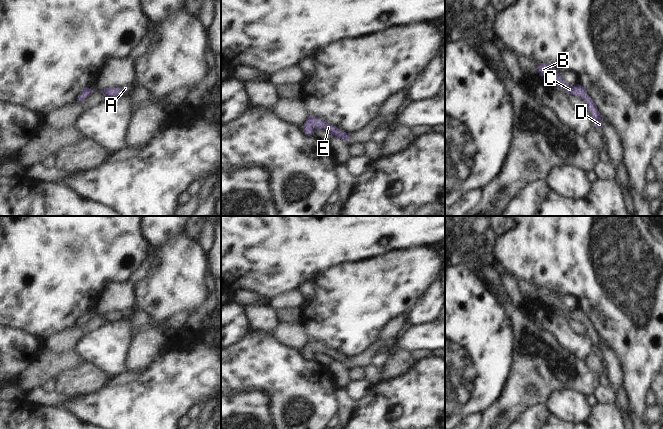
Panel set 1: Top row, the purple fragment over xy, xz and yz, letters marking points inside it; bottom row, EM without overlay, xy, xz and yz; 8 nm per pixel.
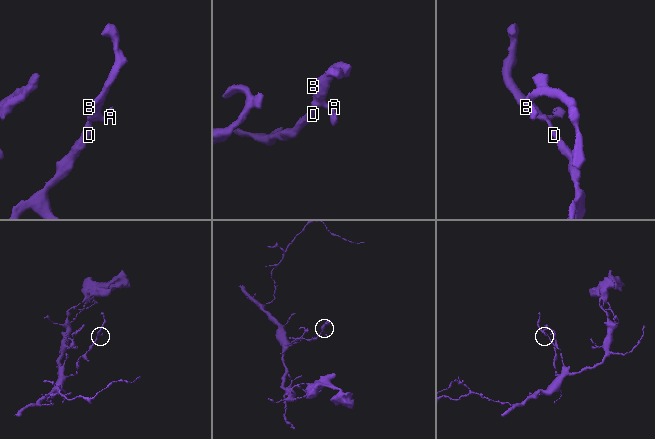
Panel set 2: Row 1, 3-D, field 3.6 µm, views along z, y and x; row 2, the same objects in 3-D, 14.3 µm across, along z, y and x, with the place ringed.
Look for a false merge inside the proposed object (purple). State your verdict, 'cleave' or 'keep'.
keep

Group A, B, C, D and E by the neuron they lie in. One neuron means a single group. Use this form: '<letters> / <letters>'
A B C D E

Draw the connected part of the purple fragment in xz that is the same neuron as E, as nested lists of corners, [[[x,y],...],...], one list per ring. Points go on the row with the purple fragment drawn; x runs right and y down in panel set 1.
[[[309,115],[302,128],[306,132],[306,135],[312,135],[312,133],[315,129],[323,129],[323,130],[329,132],[334,137],[337,137],[337,138],[343,140],[344,142],[349,140],[349,136],[351,134],[351,133],[346,133],[346,132],[338,129],[336,126],[326,123],[325,121],[321,120],[320,118],[309,116]]]

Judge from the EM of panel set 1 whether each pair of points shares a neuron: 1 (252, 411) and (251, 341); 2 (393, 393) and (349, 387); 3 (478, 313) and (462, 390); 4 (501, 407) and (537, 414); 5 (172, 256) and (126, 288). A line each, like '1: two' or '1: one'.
1: two
2: two
3: one
4: two
5: two

